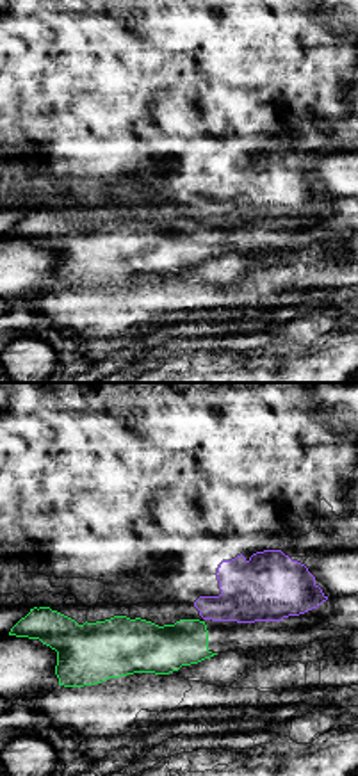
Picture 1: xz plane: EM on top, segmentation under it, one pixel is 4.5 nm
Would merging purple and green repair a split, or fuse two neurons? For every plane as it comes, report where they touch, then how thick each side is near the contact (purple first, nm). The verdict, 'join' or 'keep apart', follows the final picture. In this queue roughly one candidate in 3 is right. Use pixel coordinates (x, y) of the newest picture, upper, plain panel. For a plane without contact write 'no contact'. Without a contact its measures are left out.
no contact

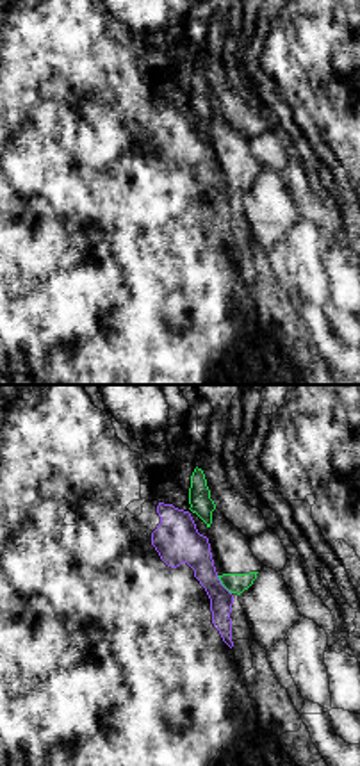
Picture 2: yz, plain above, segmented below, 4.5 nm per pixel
(221, 186) | 170/100 nm

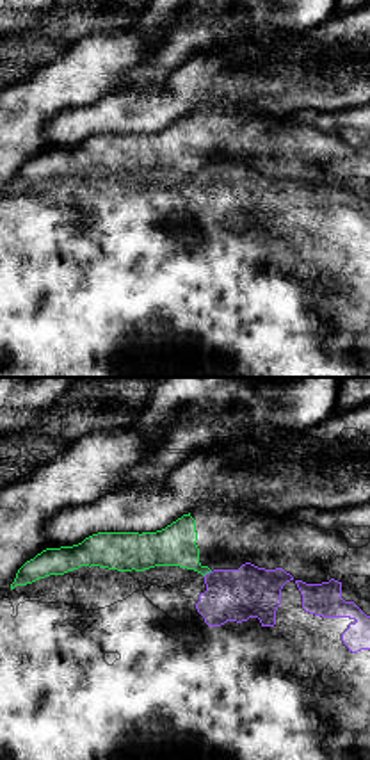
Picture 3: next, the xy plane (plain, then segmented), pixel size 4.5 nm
(207, 175) | 240/190 nm

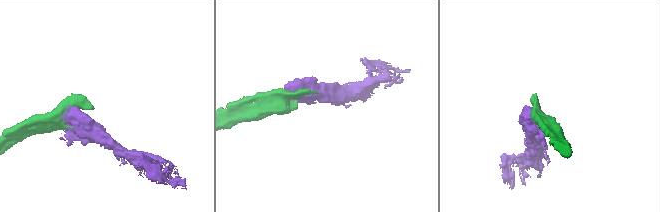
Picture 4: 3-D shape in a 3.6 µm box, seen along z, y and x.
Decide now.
keep apart

